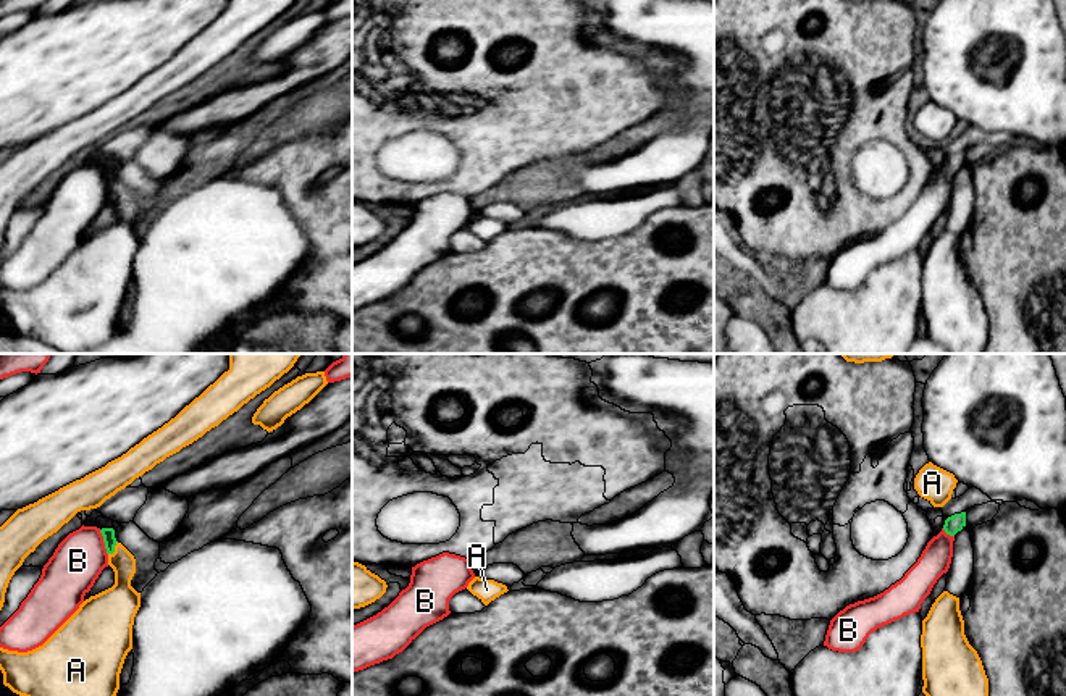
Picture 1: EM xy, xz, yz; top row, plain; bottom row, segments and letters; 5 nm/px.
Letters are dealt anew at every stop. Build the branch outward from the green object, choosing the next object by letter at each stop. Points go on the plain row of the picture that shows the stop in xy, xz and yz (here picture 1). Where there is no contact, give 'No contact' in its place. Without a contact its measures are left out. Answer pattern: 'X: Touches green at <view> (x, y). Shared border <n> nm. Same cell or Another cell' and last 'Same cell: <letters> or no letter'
A: Touches green at xy (113, 188). Shared border 80 nm. Another cell
B: Touches green at xy (104, 180). Shared border 130 nm. Another cell
Same cell: no letter

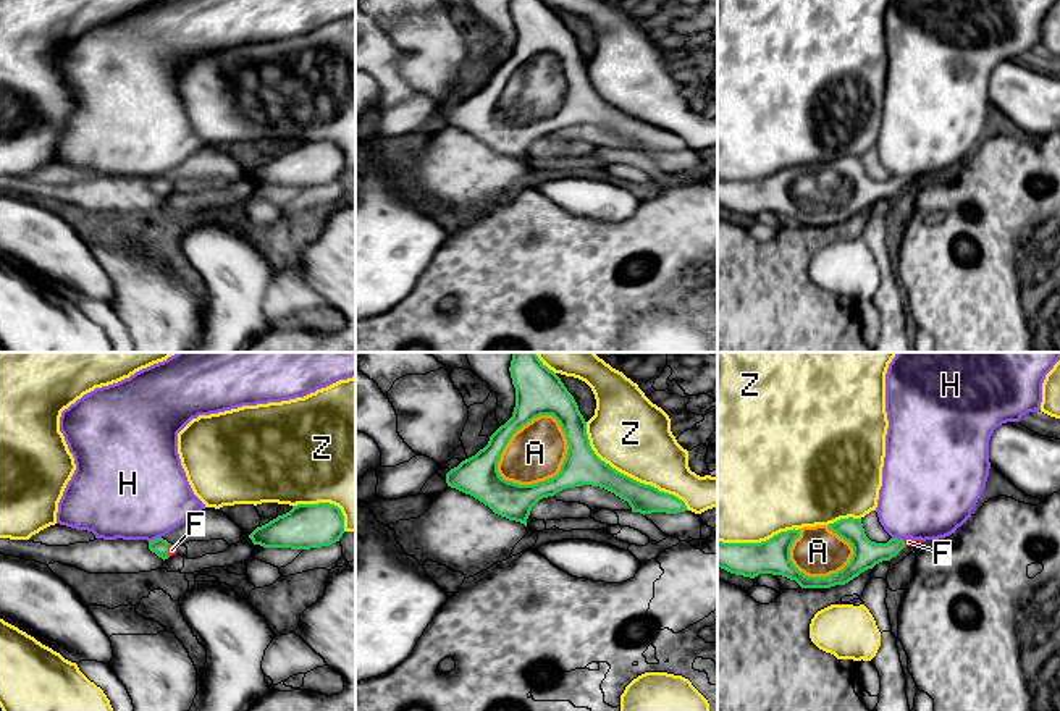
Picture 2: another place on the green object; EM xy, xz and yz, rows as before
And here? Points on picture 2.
A: Touches green at xz (511, 75). Shared border 400 nm. Same cell
F: Touches green at xy (167, 188). Shared border 70 nm. Same cell
H: Touches green at xy (154, 178). Shared border 70 nm. Another cell
Z: Touches green at xz (626, 113). Shared border 700 nm. Another cell
Same cell: A, F

